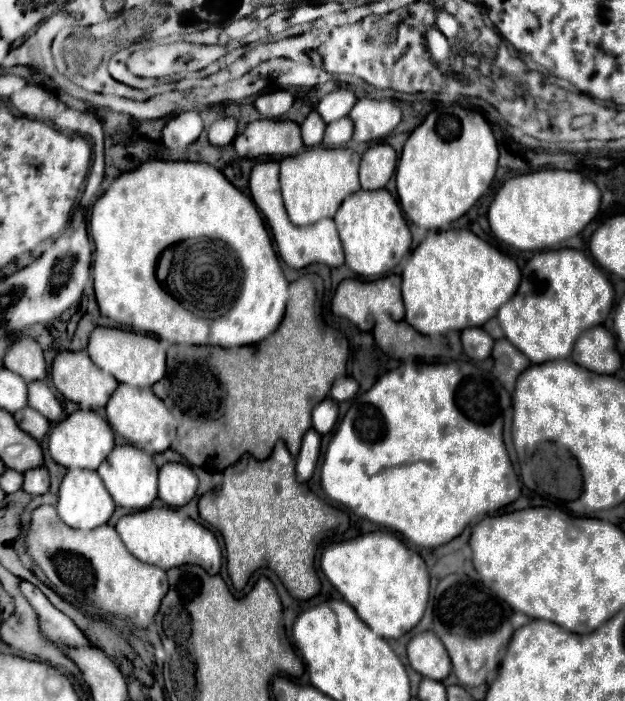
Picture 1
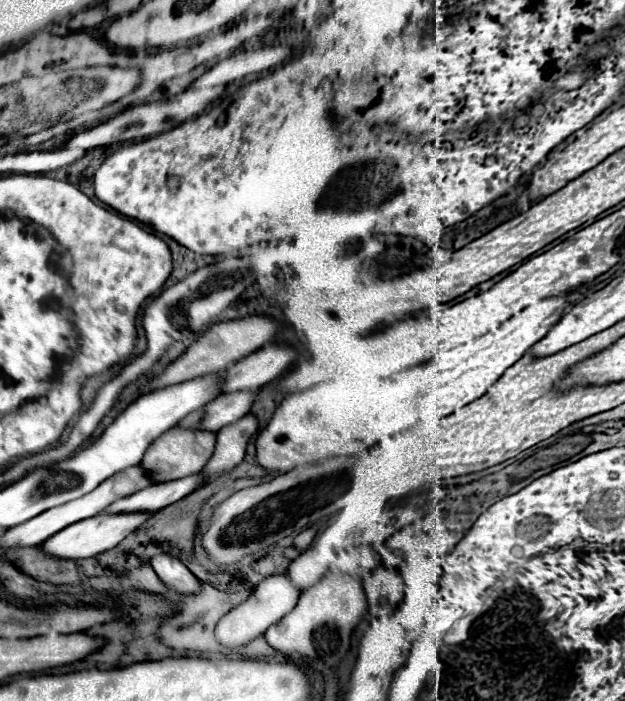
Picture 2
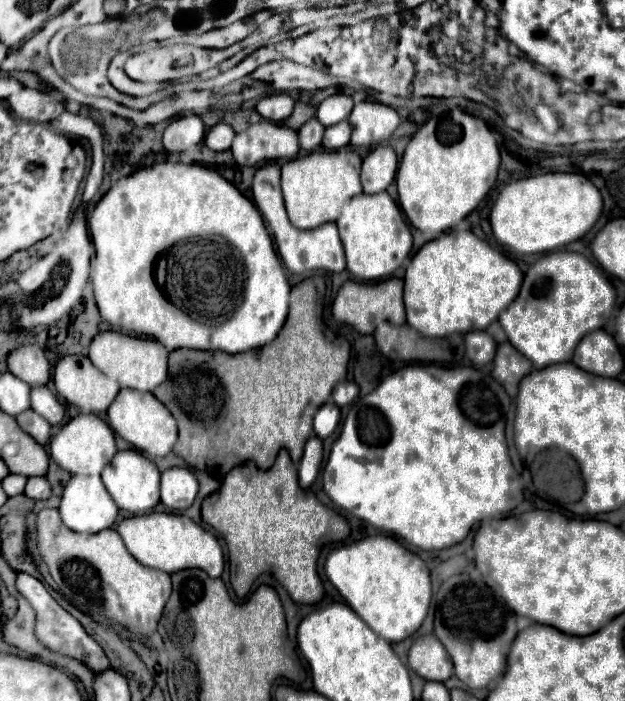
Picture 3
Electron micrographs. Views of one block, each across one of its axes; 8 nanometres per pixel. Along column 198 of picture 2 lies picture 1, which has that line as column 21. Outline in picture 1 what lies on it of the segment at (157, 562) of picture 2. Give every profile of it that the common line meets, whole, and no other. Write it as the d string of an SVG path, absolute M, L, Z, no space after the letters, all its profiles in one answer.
M22 580L20 582L20 590L26 596L26 600L34 606L34 610L38 612L40 630L44 632L44 636L48 640L52 640L56 644L62 642L62 644L68 644L68 646L84 646L84 644L90 644L84 638L84 634L76 628L76 624L66 614L62 614L60 610L56 610L36 586L32 586L30 582L24 582Z

